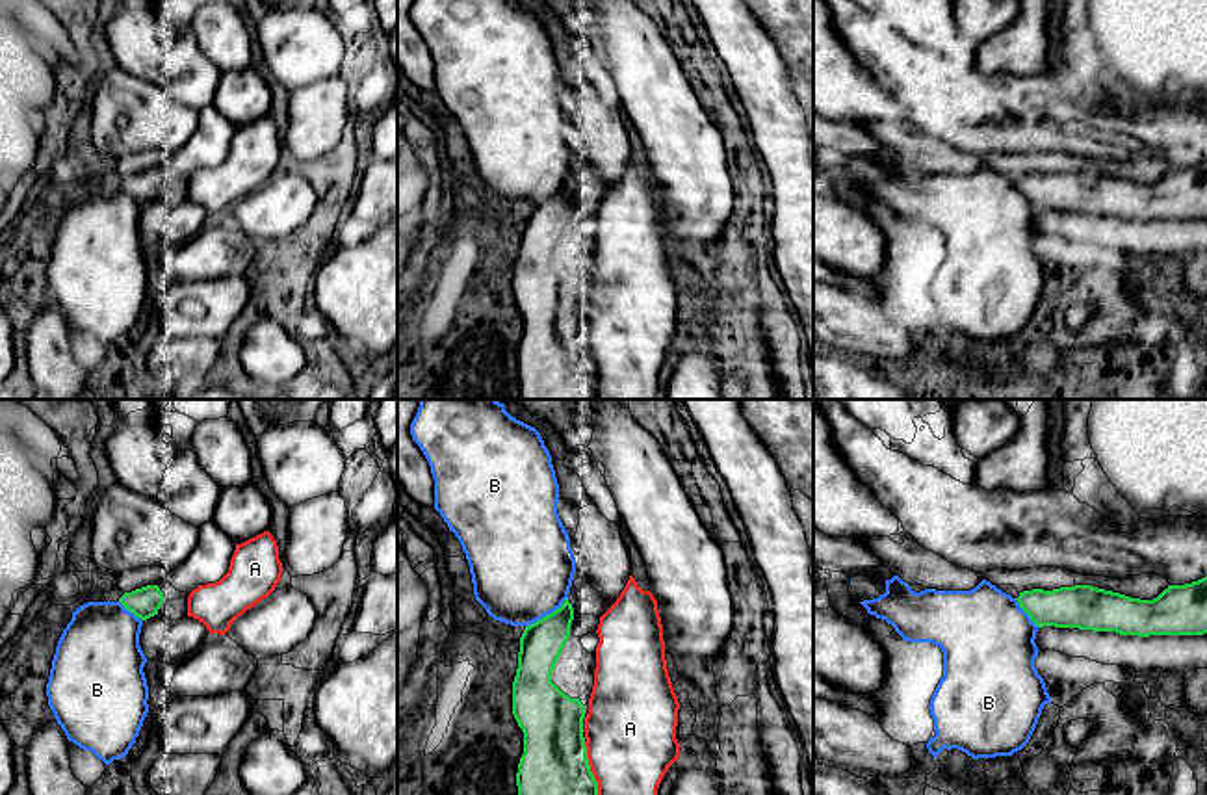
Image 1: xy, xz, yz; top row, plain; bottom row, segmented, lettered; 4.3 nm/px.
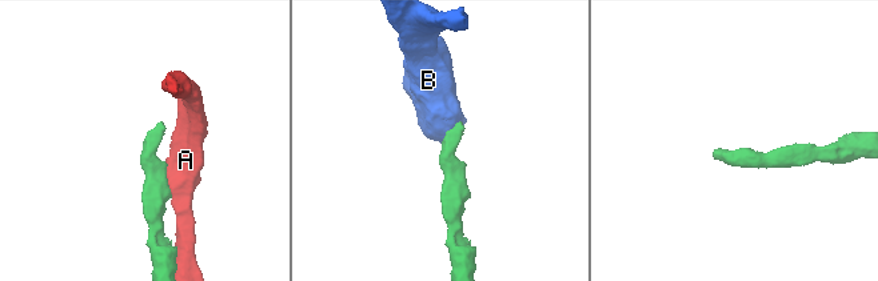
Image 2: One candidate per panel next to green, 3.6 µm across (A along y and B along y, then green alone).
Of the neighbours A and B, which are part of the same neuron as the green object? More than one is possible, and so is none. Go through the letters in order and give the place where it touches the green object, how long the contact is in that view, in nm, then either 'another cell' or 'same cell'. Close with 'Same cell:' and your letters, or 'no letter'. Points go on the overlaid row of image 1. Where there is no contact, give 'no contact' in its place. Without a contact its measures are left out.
A: contact xz (589, 768); length 240 nm; another cell
B: contact xz (546, 615); length 220 nm; another cell
Same cell: no letter

